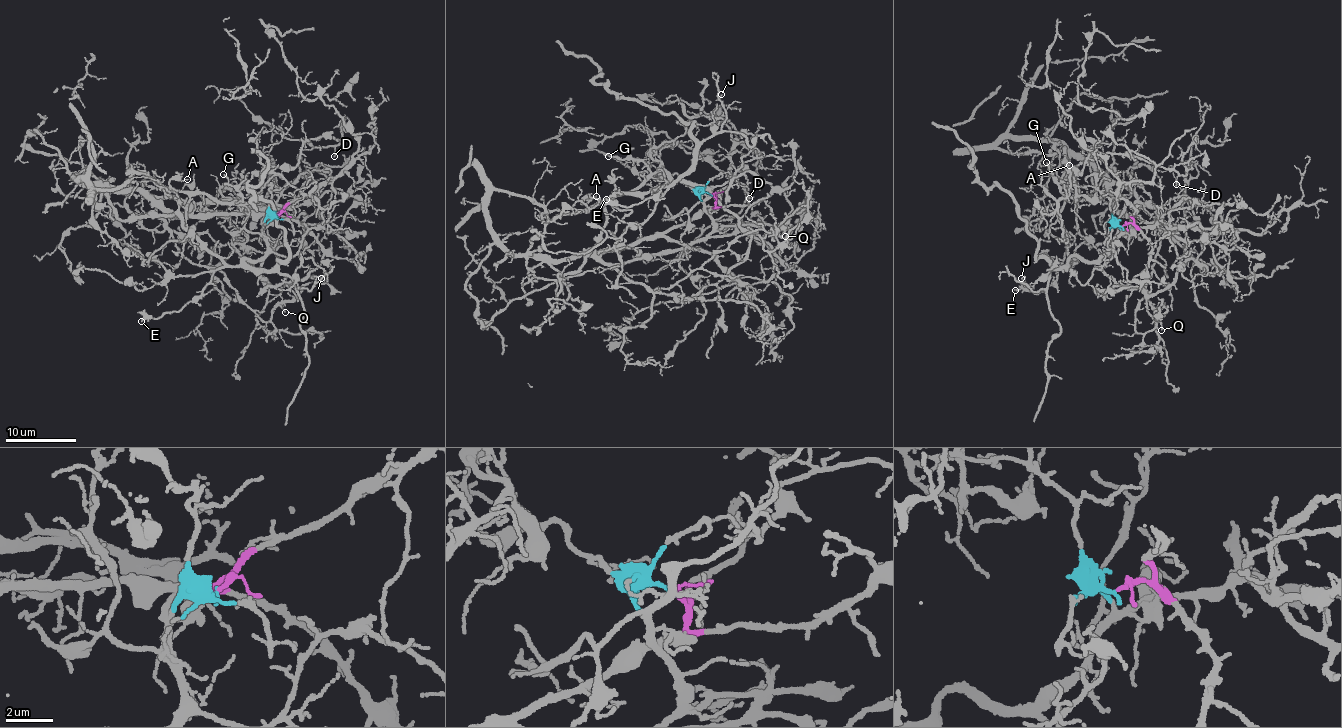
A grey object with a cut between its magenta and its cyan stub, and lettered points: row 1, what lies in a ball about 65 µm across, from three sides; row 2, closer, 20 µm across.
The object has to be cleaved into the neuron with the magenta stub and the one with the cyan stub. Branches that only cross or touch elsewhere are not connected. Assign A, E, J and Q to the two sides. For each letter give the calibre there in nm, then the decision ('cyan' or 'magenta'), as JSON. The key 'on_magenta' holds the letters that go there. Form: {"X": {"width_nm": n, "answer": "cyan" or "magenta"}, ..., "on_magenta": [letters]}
{"A": {"width_nm": 100, "answer": "cyan"}, "E": {"width_nm": 140, "answer": "cyan"}, "J": {"width_nm": 80, "answer": "cyan"}, "Q": {"width_nm": 100, "answer": "cyan"}, "on_magenta": []}

